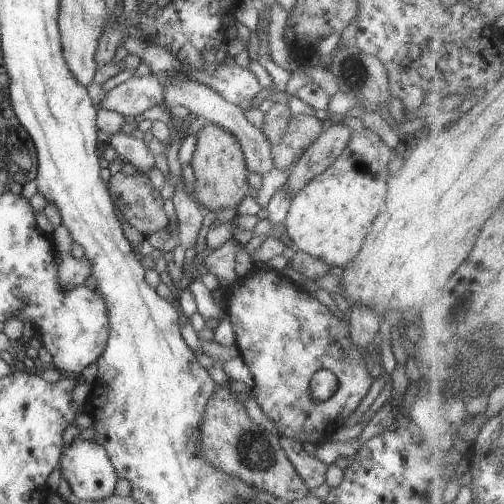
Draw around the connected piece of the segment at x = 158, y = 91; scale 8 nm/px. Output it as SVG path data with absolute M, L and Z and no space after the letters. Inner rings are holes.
M151 72L139 78L133 76L108 90L95 108L135 118L162 100L163 89L160 79Z

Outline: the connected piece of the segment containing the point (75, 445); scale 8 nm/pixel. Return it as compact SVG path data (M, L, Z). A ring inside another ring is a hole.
M75 438L60 449L58 460L60 476L67 481L72 494L80 501L96 501L108 497L113 492L117 475L108 458L105 449L92 439L81 441Z

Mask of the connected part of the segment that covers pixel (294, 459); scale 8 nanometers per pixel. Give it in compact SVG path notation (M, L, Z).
M278 438L281 448L285 451L290 463L294 466L298 477L304 482L305 488L317 488L324 482L324 474L327 465L318 461L315 457L309 457L303 452L301 443L286 439Z

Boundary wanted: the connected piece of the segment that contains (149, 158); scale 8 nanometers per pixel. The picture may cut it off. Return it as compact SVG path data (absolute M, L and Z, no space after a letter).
M119 132L105 138L110 140L111 148L118 154L120 160L129 162L137 171L148 176L154 167L154 156L149 152L146 143Z

